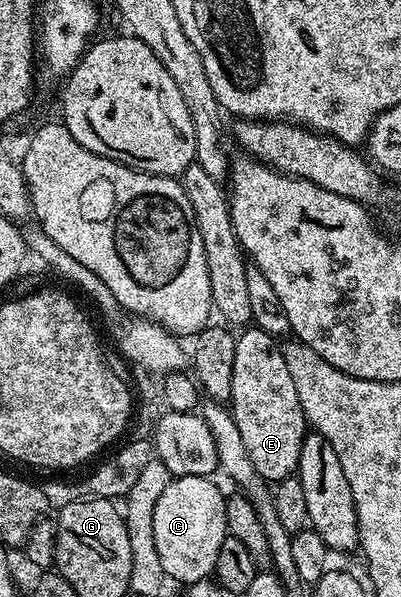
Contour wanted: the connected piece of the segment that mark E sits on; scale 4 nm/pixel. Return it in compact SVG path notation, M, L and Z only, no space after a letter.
M256 326L246 327L242 332L245 333L240 333L235 342L235 370L229 395L231 411L243 437L243 446L247 446L251 466L255 466L266 482L276 482L296 473L307 421L291 370L287 370L282 345Z

